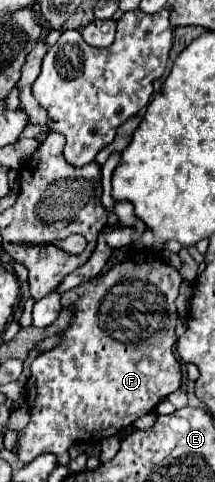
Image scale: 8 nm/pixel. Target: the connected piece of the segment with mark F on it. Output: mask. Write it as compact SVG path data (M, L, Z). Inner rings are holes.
M136 254L134 258L114 266L104 276L90 284L64 292L64 306L74 306L76 316L62 334L62 342L48 352L42 352L34 362L34 376L26 384L26 402L30 406L30 422L18 434L18 456L24 464L40 454L52 452L62 466L68 464L68 448L74 442L92 442L114 436L118 430L130 426L140 416L152 412L168 394L182 384L182 364L174 354L176 344L176 296L182 276L174 266L164 264L156 254Z

